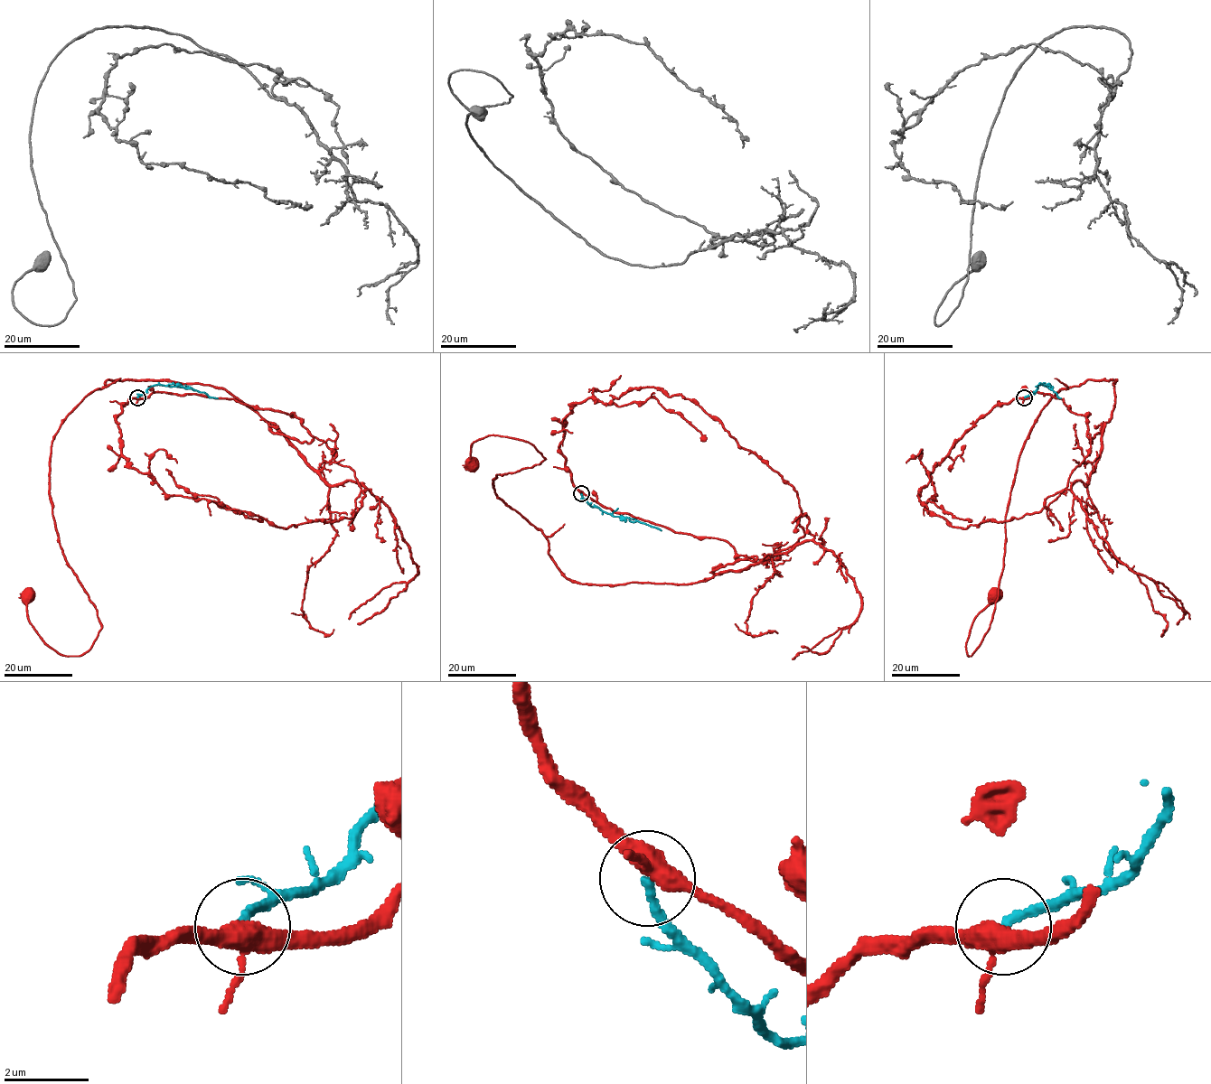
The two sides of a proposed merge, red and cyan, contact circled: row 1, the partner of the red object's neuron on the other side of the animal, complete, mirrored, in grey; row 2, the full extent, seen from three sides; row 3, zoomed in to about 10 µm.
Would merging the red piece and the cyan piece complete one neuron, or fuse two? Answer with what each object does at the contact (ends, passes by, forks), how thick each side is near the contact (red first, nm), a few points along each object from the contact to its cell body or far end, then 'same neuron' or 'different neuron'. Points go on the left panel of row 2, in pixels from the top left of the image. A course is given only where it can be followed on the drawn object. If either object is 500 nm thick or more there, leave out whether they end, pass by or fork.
red forks | cyan ends | 400/200 nm | red via (137, 397), (233, 398), (313, 439), (221, 388), (107, 379), (51, 453), (94, 643), (51, 649), (28, 594) | cyan via (137, 397), (150, 387), (168, 385), (192, 388), (217, 398) | different neuron

